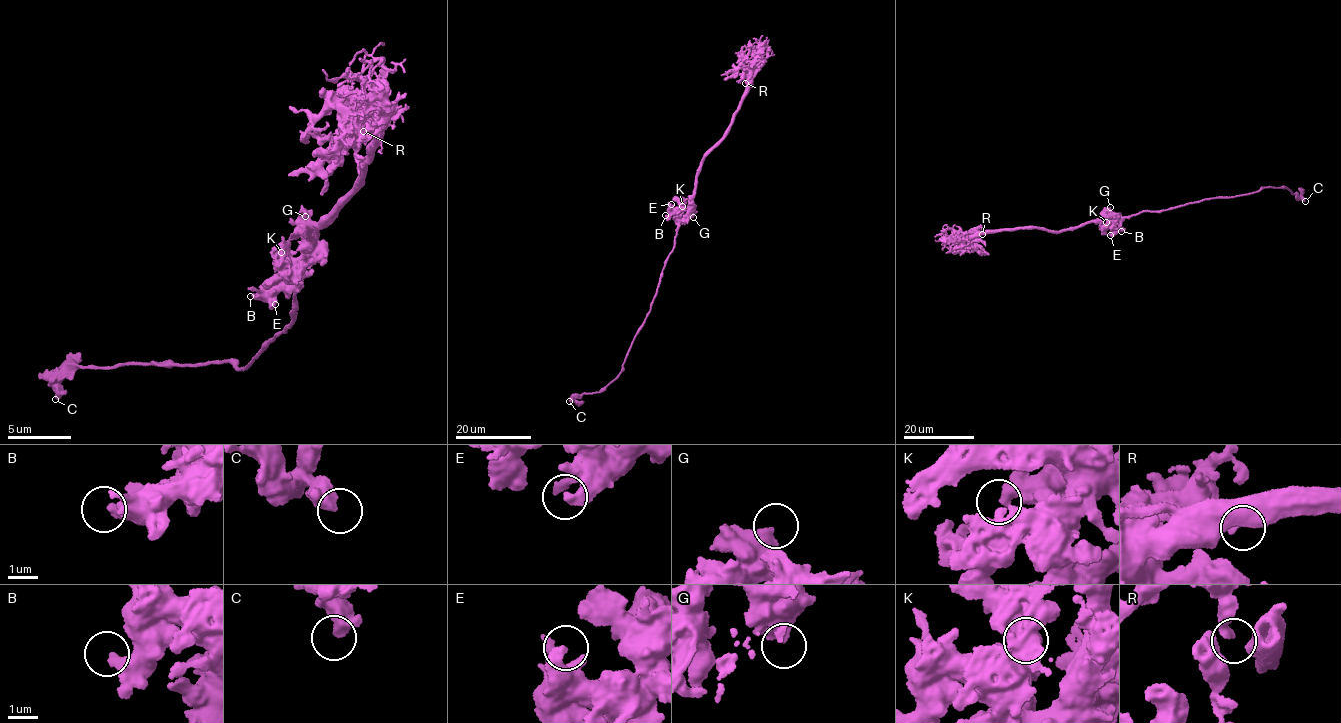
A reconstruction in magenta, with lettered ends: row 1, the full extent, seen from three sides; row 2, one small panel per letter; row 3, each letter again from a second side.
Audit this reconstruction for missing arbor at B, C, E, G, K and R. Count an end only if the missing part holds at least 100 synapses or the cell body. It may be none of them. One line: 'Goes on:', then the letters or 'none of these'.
Goes on: none of these

